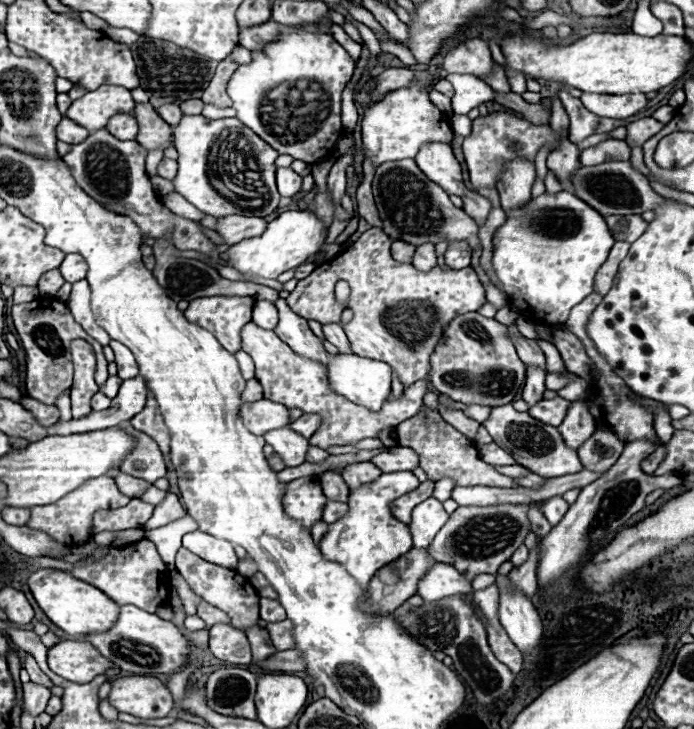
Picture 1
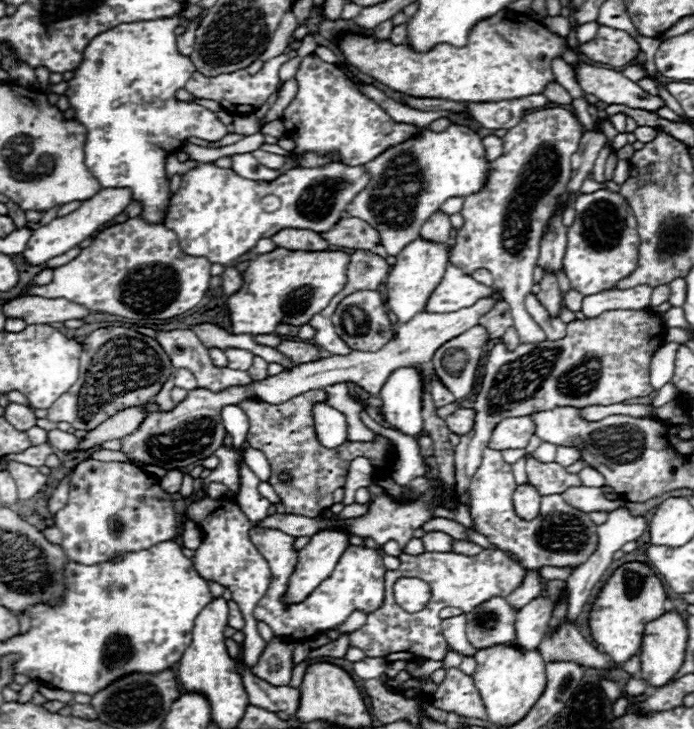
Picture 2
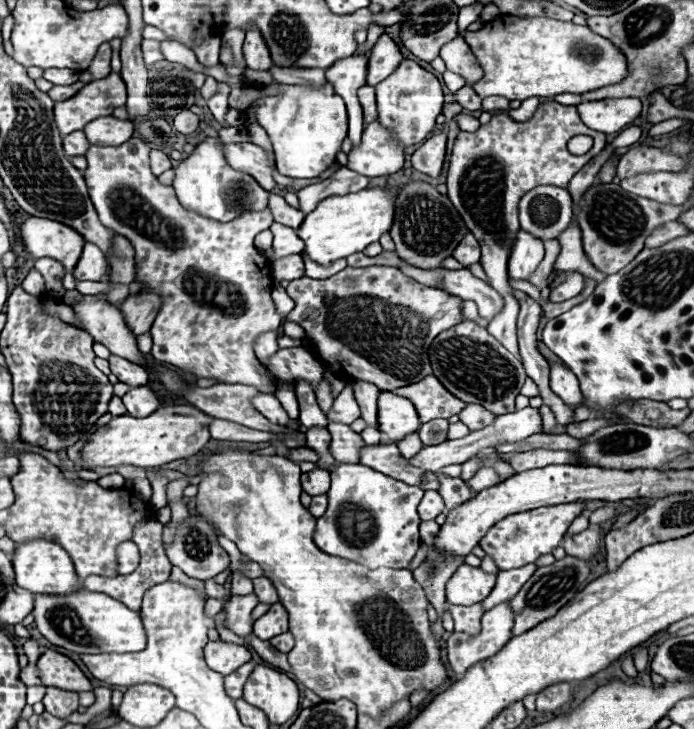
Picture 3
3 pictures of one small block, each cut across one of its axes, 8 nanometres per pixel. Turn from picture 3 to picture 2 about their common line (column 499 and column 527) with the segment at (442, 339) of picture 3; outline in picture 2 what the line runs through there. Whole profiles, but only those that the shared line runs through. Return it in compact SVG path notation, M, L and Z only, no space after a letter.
M616 310L616 312L604 312L604 316L598 316L596 320L574 320L566 324L568 332L560 340L544 340L544 342L532 342L532 344L518 344L514 350L508 350L504 342L498 342L484 366L484 378L480 392L474 402L476 410L476 424L468 436L460 438L460 444L456 446L456 490L458 496L468 488L470 478L480 466L482 450L488 446L490 434L496 428L496 424L508 416L528 416L532 412L556 408L556 406L574 406L584 408L592 404L620 404L630 398L642 398L654 392L650 386L650 362L654 352L664 344L664 330L666 324L660 314L650 310Z

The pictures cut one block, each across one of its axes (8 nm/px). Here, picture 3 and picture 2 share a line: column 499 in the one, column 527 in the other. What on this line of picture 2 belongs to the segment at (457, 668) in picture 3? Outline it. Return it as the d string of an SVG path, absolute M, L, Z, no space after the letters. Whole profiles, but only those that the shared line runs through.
M550 580L550 594L552 598L536 598L532 600L532 604L526 604L524 610L520 610L516 614L516 640L514 646L522 648L522 650L536 650L540 640L546 634L546 626L552 618L552 610L554 610L554 596L560 594L562 586L566 582L562 580Z

